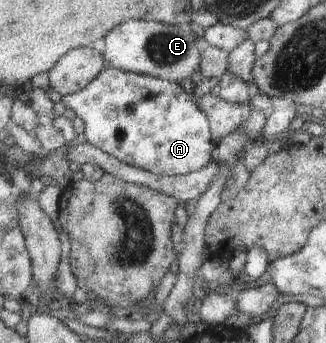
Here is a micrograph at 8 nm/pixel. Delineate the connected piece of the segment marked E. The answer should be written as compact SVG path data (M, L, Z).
M129 20L118 25L104 40L102 54L109 67L175 83L200 77L201 49L205 43L202 34L193 32L190 24L170 26L156 21Z

